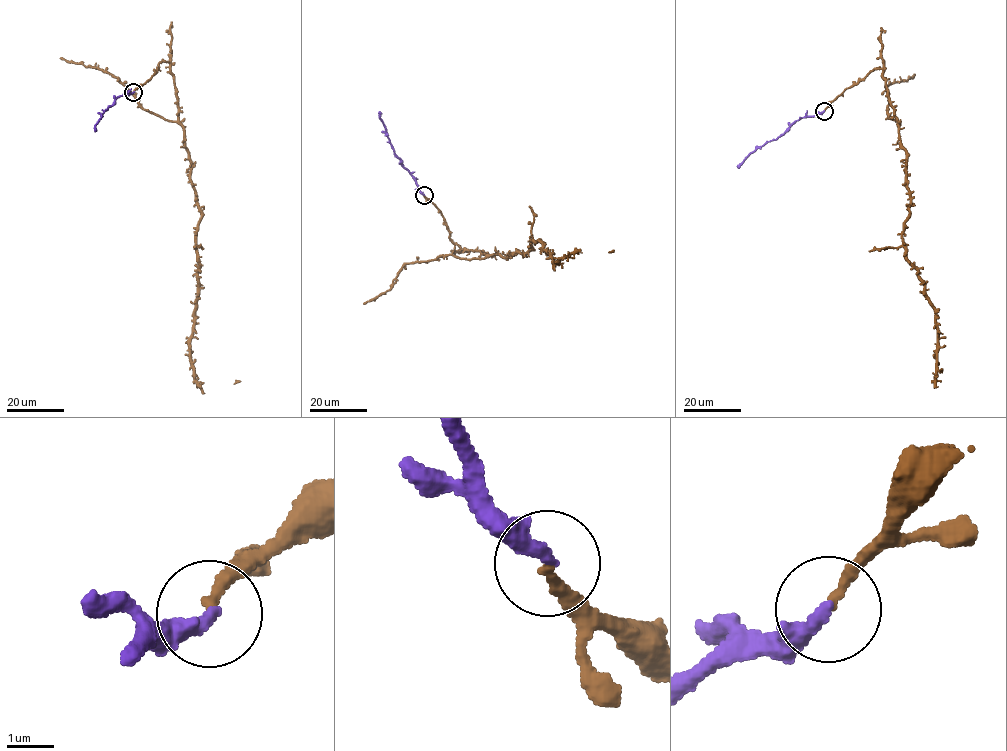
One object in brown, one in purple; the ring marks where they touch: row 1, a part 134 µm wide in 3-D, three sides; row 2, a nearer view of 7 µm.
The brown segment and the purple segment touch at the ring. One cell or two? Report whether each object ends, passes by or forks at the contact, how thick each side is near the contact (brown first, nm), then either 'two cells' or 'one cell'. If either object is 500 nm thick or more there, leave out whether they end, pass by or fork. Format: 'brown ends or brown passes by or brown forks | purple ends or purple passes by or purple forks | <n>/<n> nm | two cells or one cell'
brown ends | purple ends | 180/320 nm | one cell

